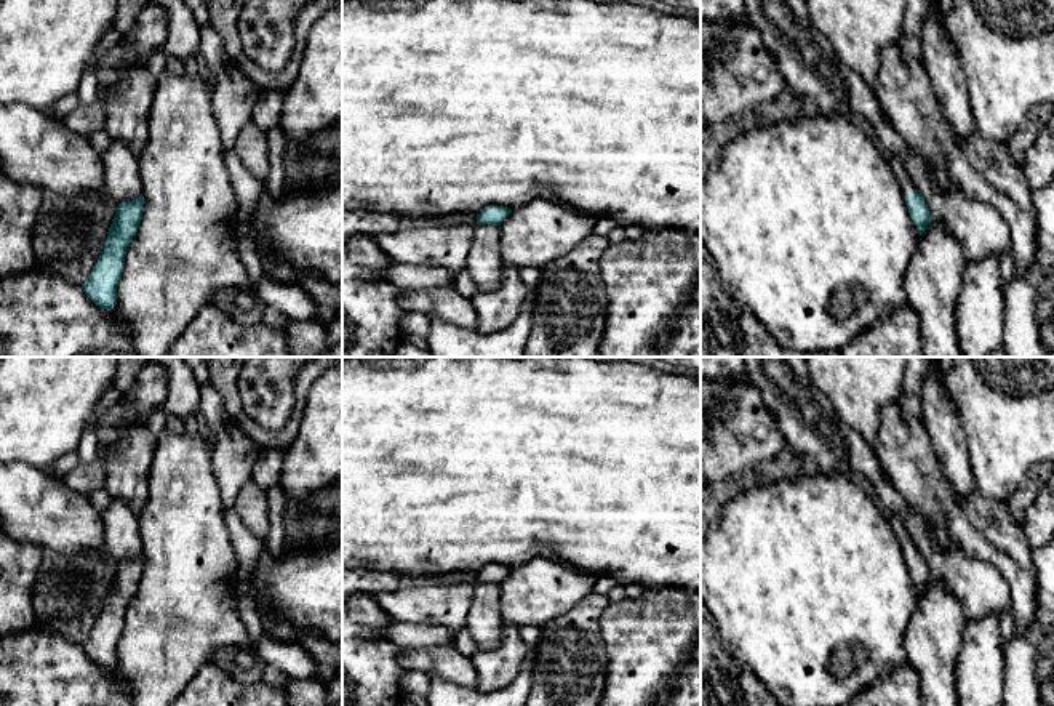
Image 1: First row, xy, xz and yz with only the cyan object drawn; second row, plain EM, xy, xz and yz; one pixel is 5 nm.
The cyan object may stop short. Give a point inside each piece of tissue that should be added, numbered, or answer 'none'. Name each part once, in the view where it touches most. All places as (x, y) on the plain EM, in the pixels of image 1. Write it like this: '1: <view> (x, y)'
1: yz (899, 529)

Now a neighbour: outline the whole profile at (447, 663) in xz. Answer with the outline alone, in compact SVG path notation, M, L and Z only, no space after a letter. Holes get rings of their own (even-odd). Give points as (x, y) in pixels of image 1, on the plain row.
M454 645L432 648L401 648L400 664L405 671L421 671L430 679L441 679L459 687L477 688L472 658L459 653Z

